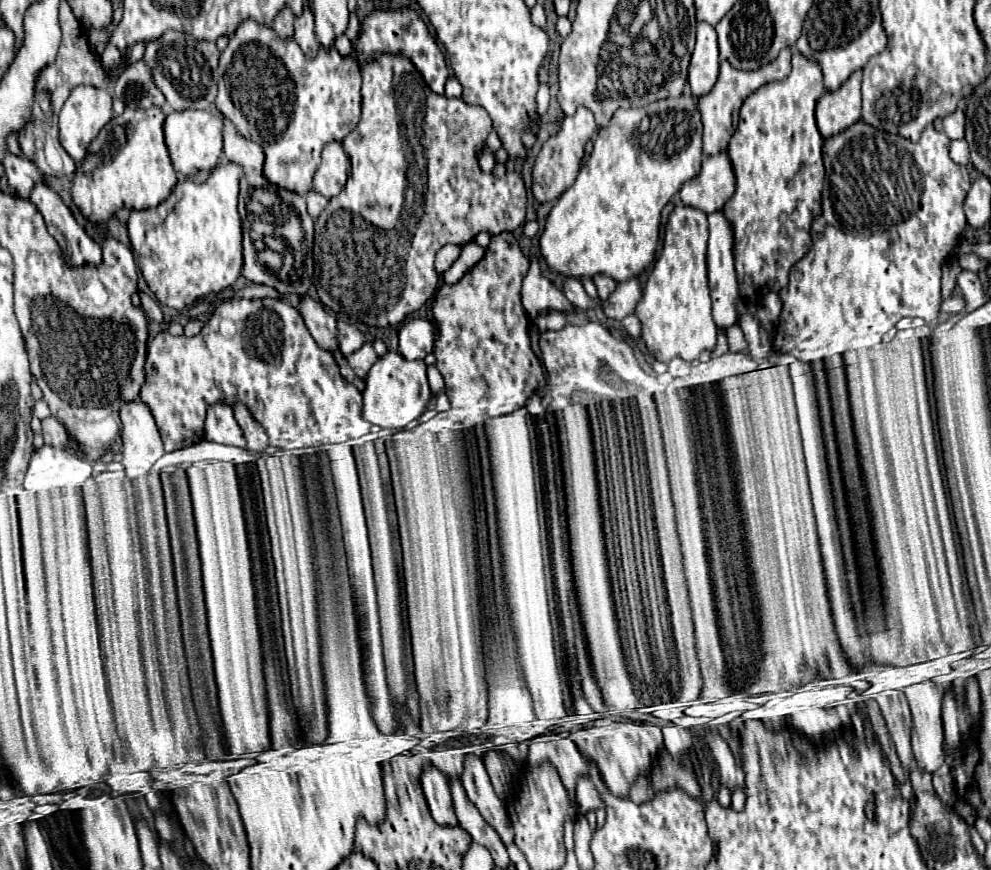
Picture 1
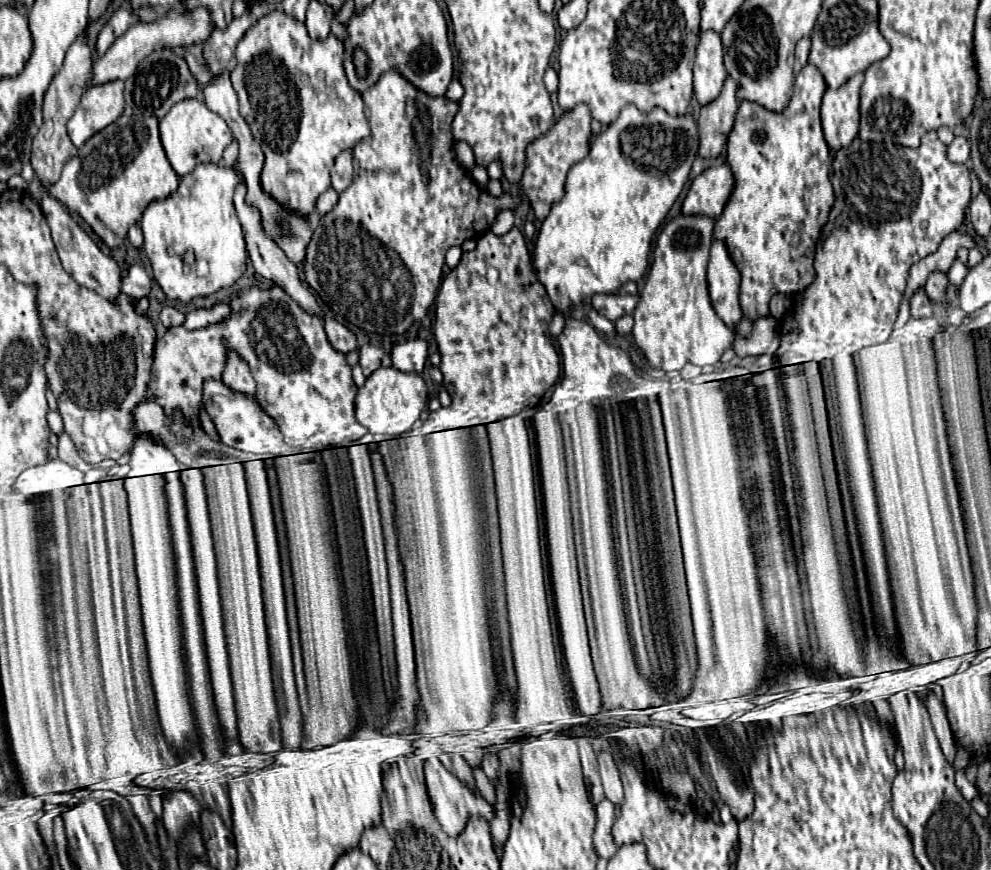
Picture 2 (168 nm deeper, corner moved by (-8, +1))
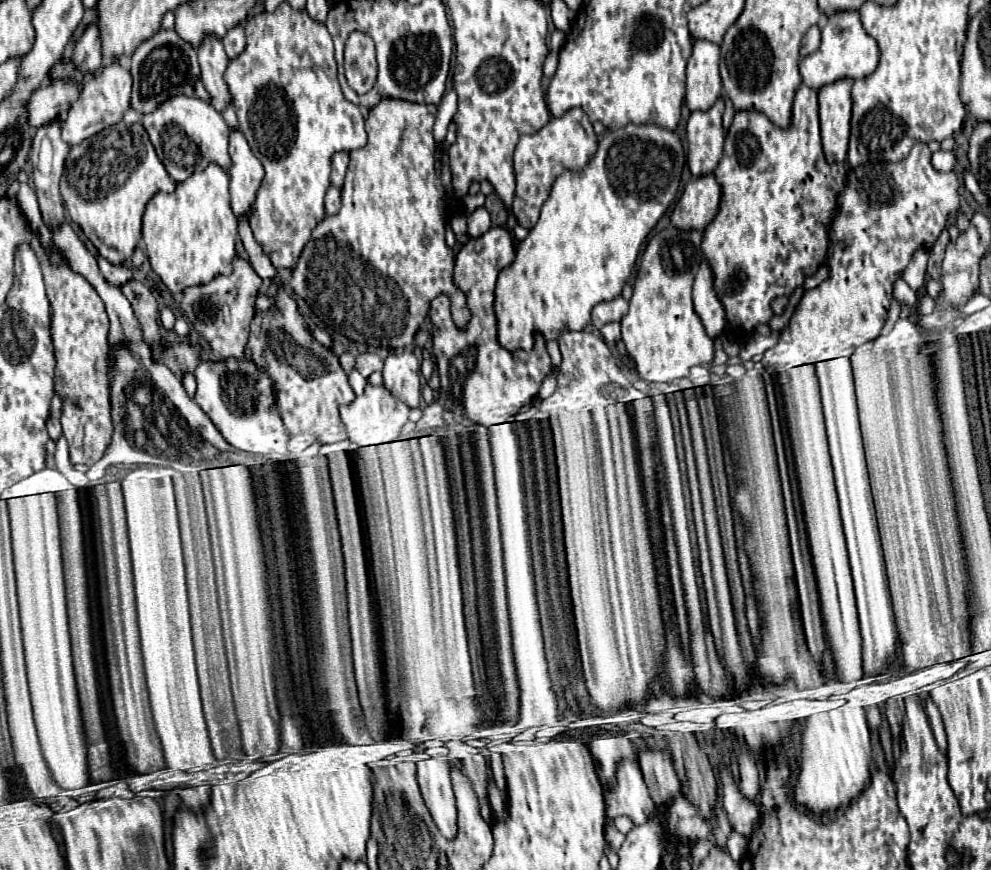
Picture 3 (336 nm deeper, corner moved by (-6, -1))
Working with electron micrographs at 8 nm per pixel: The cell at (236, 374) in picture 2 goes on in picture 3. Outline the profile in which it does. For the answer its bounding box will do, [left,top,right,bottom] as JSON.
[181,254,261,360]

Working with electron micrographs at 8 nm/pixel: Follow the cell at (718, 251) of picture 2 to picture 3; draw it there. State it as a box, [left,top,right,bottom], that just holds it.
[693,260,725,338]

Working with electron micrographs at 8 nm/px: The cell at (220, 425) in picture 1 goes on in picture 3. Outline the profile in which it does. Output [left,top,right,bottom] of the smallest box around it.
[193,360,289,456]

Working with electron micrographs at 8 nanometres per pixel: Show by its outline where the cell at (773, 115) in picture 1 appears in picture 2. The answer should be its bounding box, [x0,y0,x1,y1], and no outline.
[715,64,834,320]

